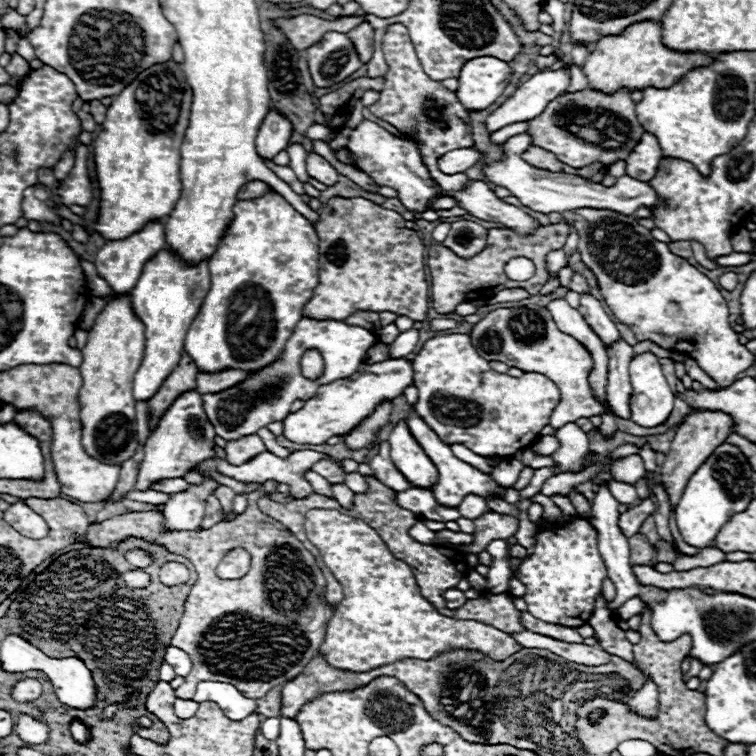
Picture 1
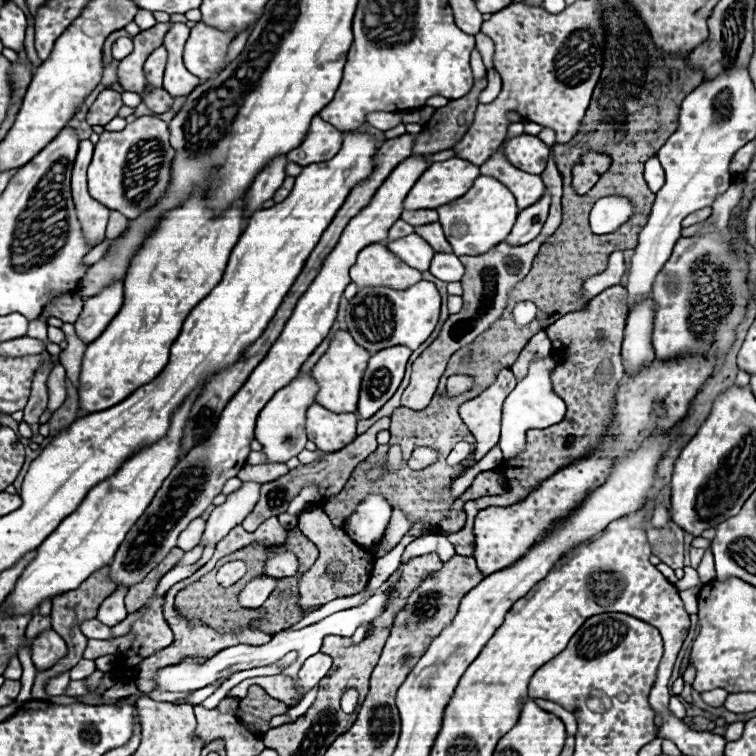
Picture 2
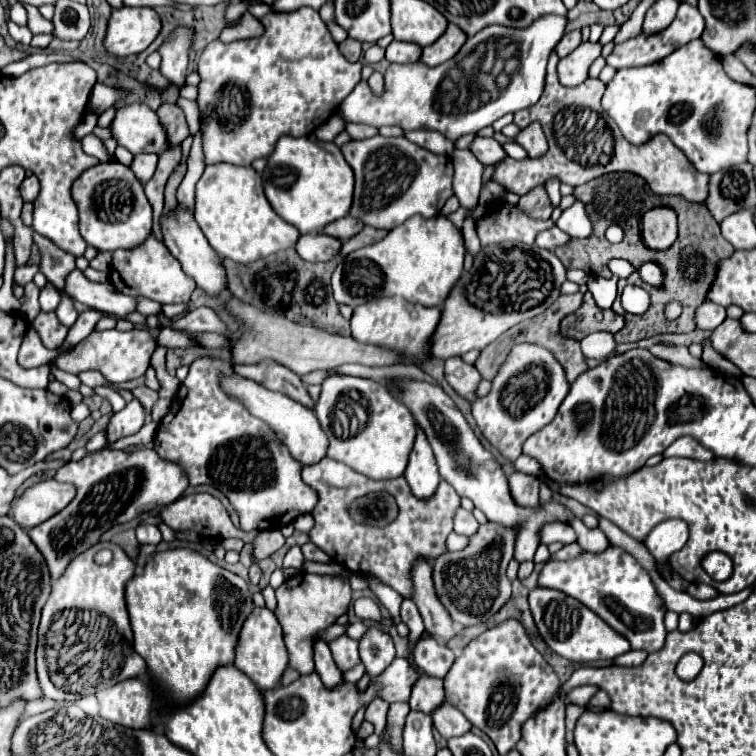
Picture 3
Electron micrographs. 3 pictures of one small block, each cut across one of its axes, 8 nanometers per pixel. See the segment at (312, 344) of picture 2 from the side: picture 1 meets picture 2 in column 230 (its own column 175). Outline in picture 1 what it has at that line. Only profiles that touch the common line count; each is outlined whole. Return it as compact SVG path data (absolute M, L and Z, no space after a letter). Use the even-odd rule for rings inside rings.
M188 390L180 394L170 404L170 408L162 414L156 430L152 430L144 442L144 458L138 470L136 488L148 490L152 482L158 482L164 478L180 478L188 470L192 470L200 460L216 456L212 452L214 436L216 436L214 426L210 424L202 408L202 394L198 394L196 390Z

